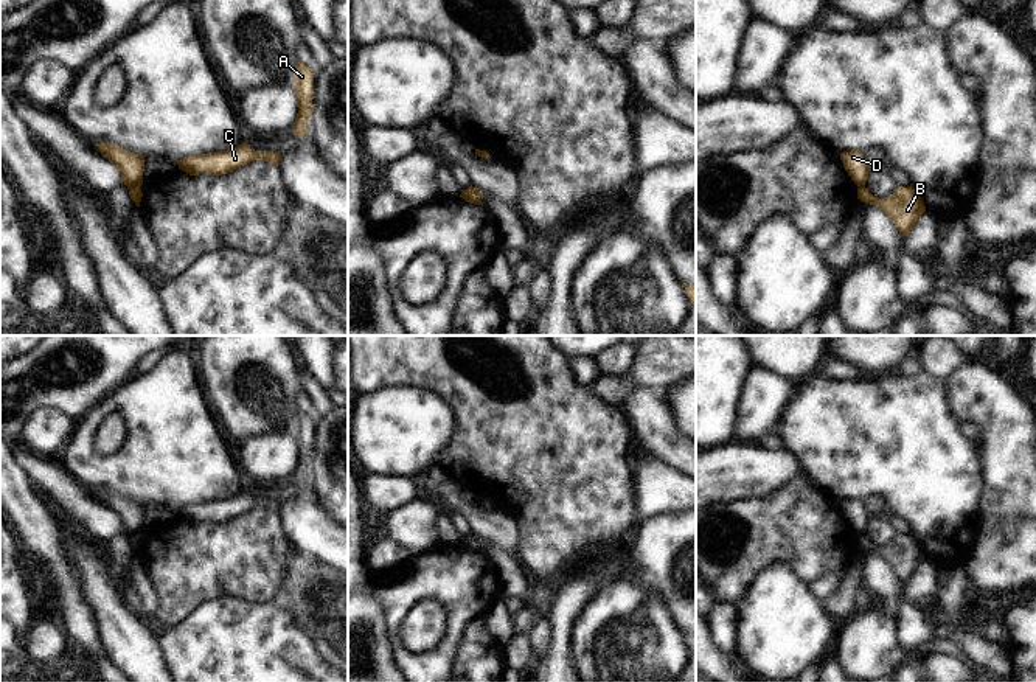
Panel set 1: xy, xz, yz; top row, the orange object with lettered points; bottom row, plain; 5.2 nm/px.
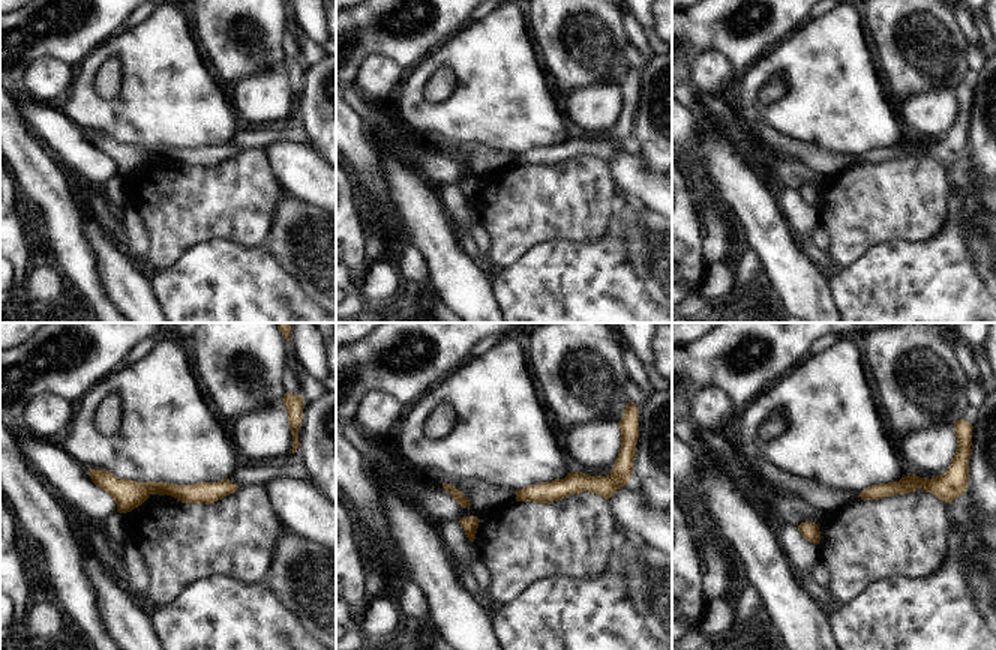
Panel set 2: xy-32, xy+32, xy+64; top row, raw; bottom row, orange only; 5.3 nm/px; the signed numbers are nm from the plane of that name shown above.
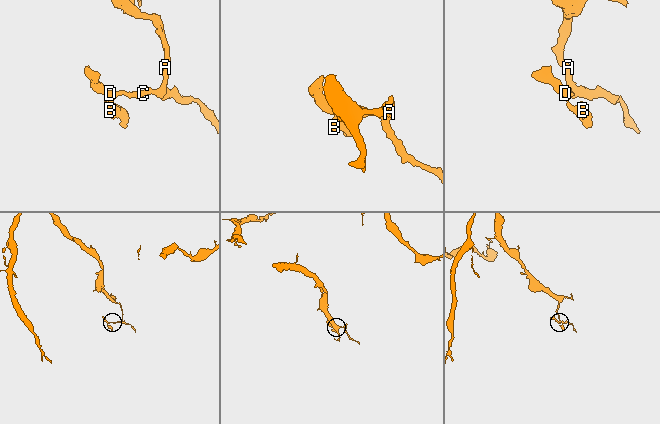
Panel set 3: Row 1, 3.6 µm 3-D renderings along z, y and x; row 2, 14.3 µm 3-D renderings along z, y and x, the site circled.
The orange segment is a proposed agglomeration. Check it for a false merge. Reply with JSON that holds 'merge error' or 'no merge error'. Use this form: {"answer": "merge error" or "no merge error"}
{"answer": "merge error"}

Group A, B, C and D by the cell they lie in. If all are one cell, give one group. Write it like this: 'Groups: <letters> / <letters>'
Groups: A C D / B

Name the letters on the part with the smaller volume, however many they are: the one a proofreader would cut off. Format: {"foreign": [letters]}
{"foreign": ["B"]}

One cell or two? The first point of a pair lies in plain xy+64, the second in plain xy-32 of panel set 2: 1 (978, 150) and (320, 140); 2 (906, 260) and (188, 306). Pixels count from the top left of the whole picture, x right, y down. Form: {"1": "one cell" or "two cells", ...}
{"1": "one cell", "2": "one cell"}

